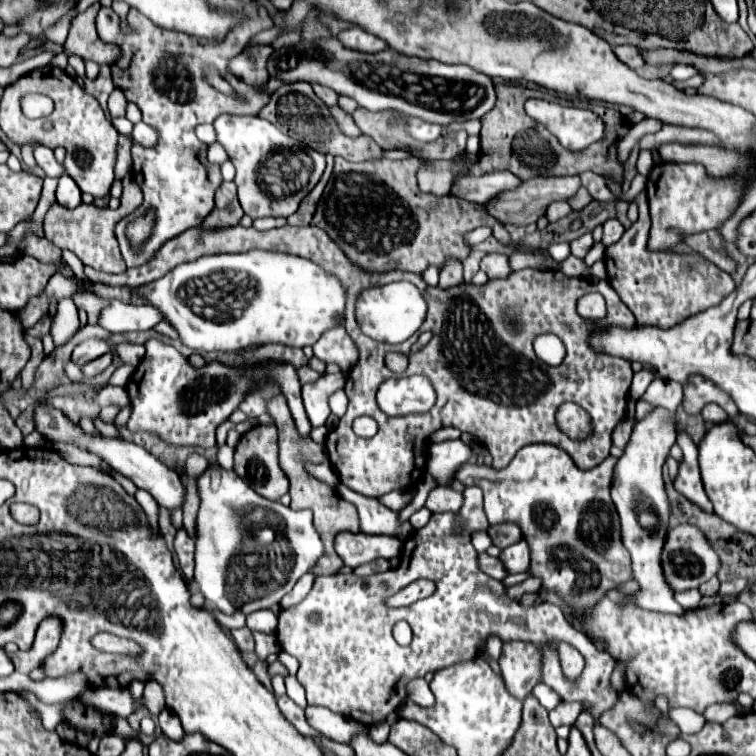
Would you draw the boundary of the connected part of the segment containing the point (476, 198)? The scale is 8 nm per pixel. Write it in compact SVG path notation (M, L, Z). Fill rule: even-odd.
M494 172L484 174L482 178L468 178L462 176L452 184L452 192L464 200L486 204L494 198L498 198L502 192L516 190L520 186L520 178L516 178L510 172Z

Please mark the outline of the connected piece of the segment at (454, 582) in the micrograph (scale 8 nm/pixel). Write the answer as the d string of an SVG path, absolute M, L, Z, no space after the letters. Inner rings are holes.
M478 486L464 490L460 514L470 520L460 536L452 532L452 512L432 514L430 522L404 542L398 568L370 578L358 578L354 574L316 576L310 594L300 604L278 614L276 638L280 648L300 662L296 678L306 690L308 704L324 706L366 726L380 724L406 702L408 682L422 678L426 672L474 660L482 642L490 636L498 636L504 642L522 640L540 646L542 682L564 702L582 702L584 712L594 718L614 708L620 698L620 692L610 684L616 660L598 650L582 632L574 630L558 606L546 602L524 606L506 594L502 582L486 576L478 568L478 552L472 546L472 534L484 532L490 526L482 510L482 490L478 490ZM418 578L436 582L436 592L430 598L418 600L406 608L386 608L382 604L386 596L396 594ZM312 614L318 616L318 622L310 620ZM398 620L406 620L414 632L410 646L400 646L392 638L392 628ZM558 642L572 644L586 658L590 670L582 674L582 688L572 688L572 684L562 678L556 652Z

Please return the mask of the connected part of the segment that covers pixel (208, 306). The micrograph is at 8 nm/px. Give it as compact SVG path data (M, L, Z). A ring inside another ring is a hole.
M250 250L250 254L200 258L136 290L178 330L182 344L196 352L270 342L304 348L314 346L324 332L344 326L346 286L342 280L306 258L282 252Z

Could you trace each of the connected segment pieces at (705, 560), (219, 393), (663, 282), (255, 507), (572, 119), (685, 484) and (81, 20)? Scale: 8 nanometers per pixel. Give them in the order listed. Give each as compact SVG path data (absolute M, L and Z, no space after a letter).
M678 524L670 530L666 538L666 546L662 550L662 564L666 570L666 582L670 582L670 588L674 588L676 592L698 588L700 584L718 576L720 570L718 554L714 552L706 534L694 524Z
M152 338L144 346L146 346L146 356L142 358L138 368L130 376L130 382L126 384L132 404L132 414L126 424L130 432L156 434L162 442L170 446L214 448L216 428L222 422L226 422L234 410L238 410L244 398L264 384L274 384L280 388L282 396L286 398L298 436L300 438L310 436L312 426L302 406L296 368L290 362L266 360L256 364L252 370L240 370L214 360L206 362L202 368L194 368L186 356L182 356L174 346L162 340Z
M640 192L634 202L638 205L638 222L634 222L616 244L606 248L604 264L610 286L632 310L638 326L672 328L694 314L718 306L728 294L736 290L736 282L732 280L732 276L718 270L712 262L706 262L706 258L702 256L650 254L646 250L651 228L646 192Z
M210 466L198 478L198 492L200 510L196 520L194 584L198 592L202 592L210 610L220 610L224 614L250 614L278 604L280 598L288 594L294 588L294 584L306 572L310 572L316 566L316 562L324 556L324 544L320 540L320 534L314 530L310 510L296 512L280 502L262 498L234 472L226 472L220 466Z
M530 98L526 112L536 122L542 122L568 150L588 148L604 134L604 122L592 110L566 108L556 102Z
M674 420L676 426L676 434L678 440L676 444L682 448L682 462L678 466L678 474L674 478L674 488L684 494L688 500L692 500L694 504L698 504L702 510L712 512L712 504L704 492L702 480L700 480L700 470L698 470L698 448L692 442L692 438L678 426L678 422Z
M92 4L86 12L78 14L72 22L70 34L64 42L64 50L56 56L56 60L50 63L52 67L58 67L65 70L67 67L68 56L80 56L84 60L94 60L98 64L106 64L112 66L118 56L120 56L120 48L116 44L104 44L98 34L96 34L96 14L100 10L100 4Z

